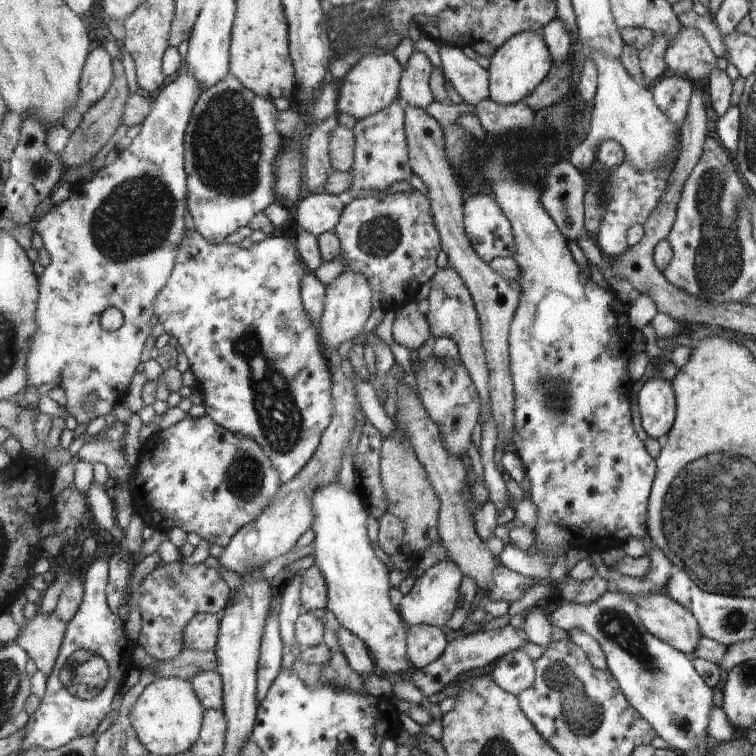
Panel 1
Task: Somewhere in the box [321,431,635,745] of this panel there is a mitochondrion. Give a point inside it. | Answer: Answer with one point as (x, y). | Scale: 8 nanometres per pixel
(582, 712)

